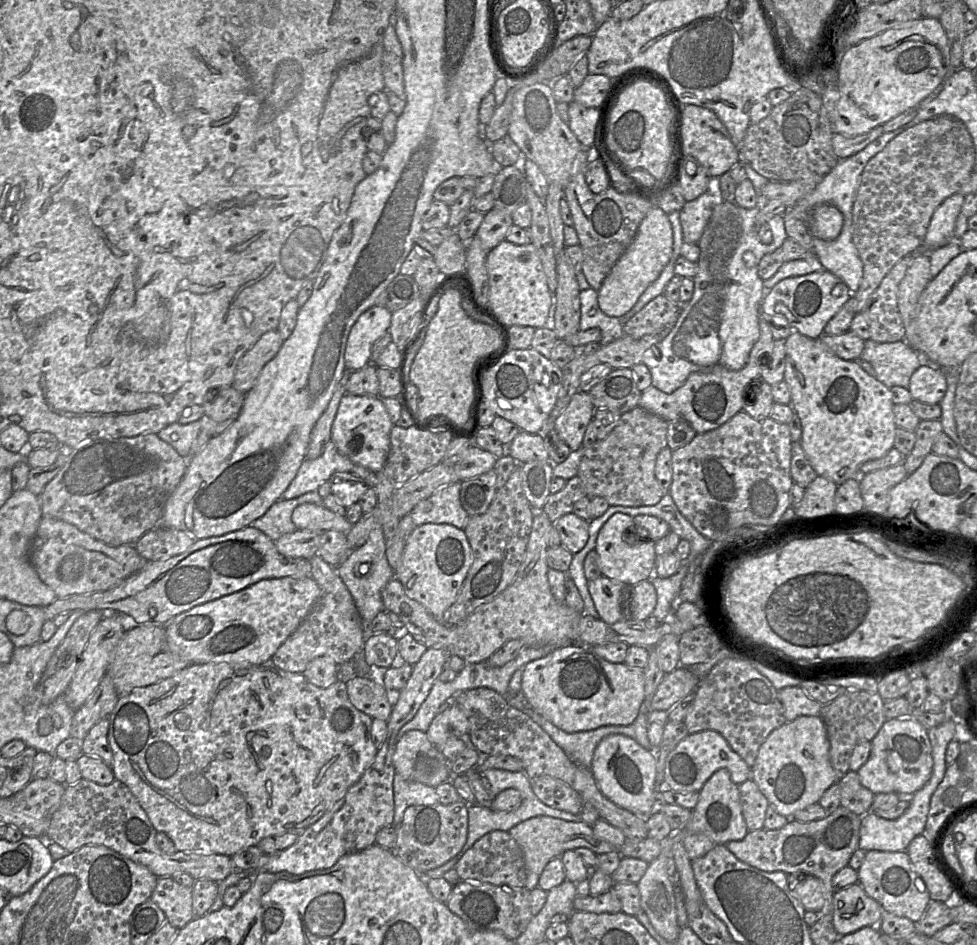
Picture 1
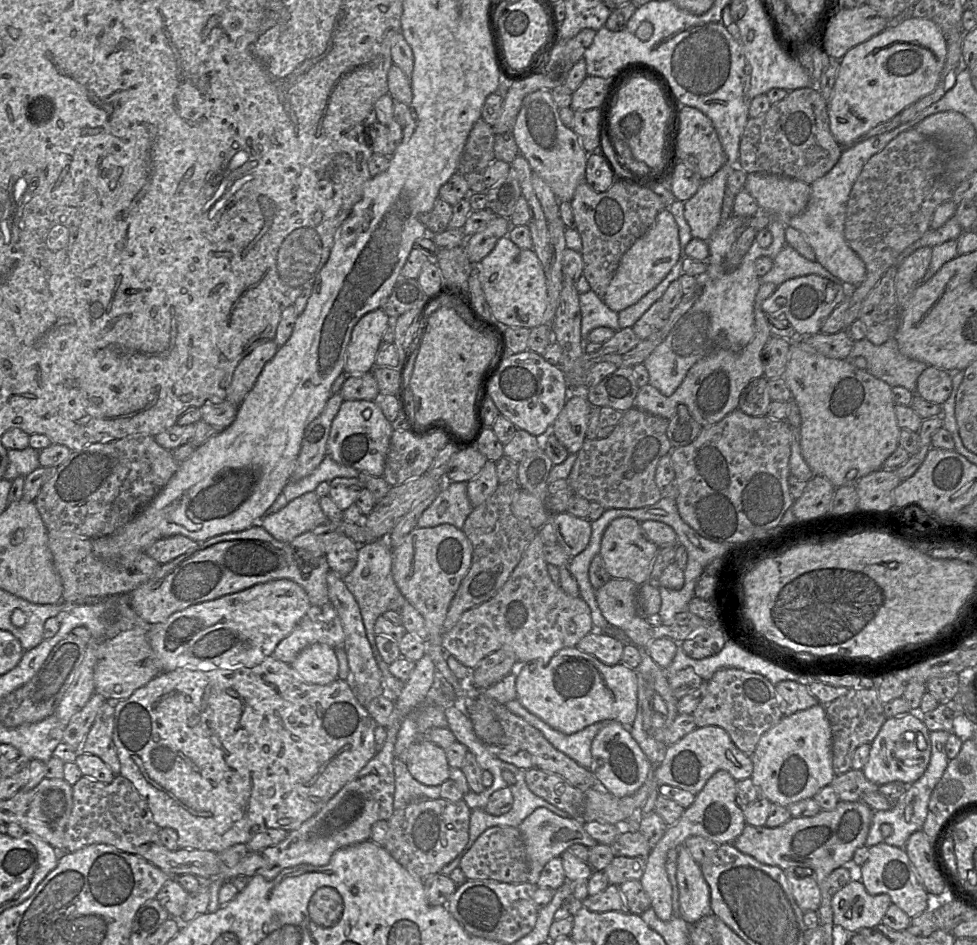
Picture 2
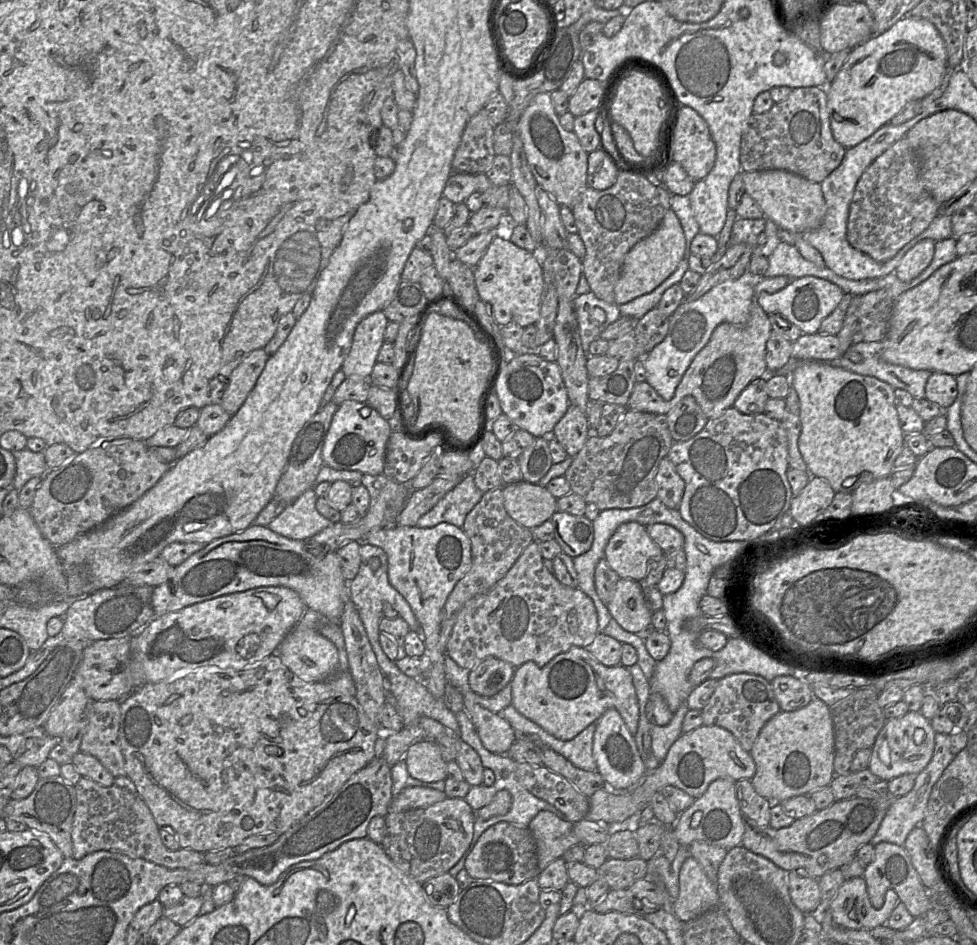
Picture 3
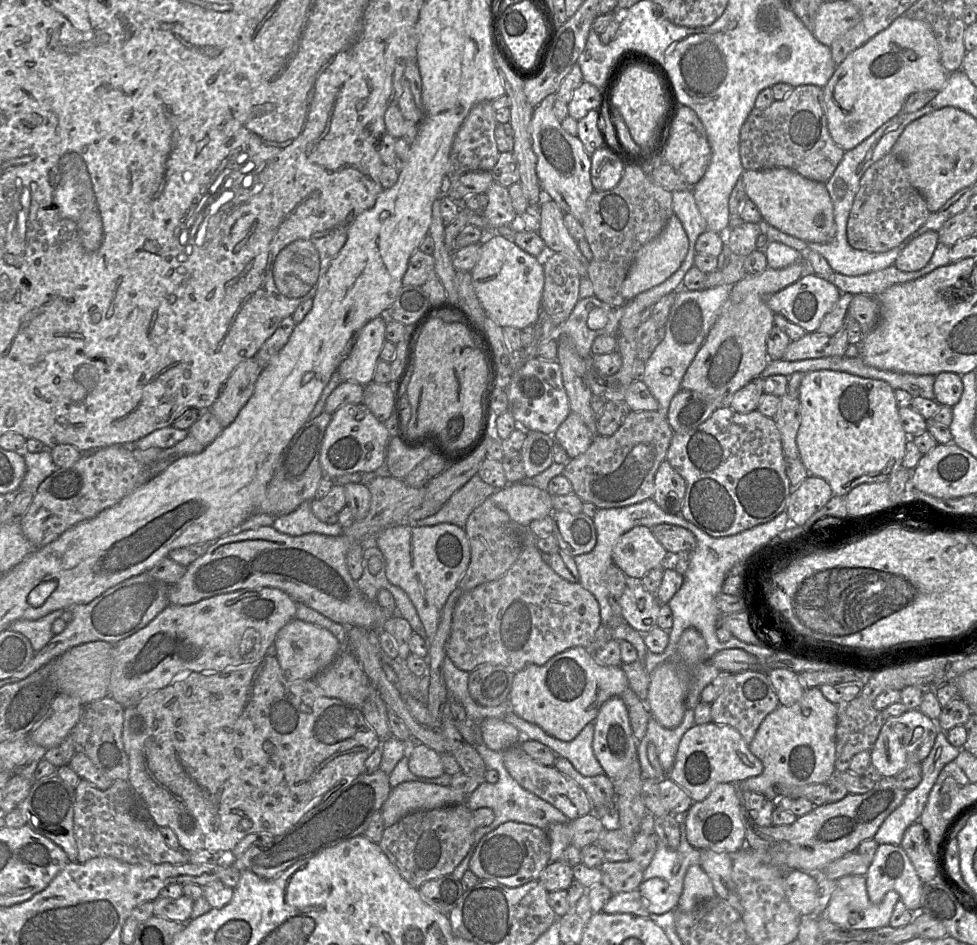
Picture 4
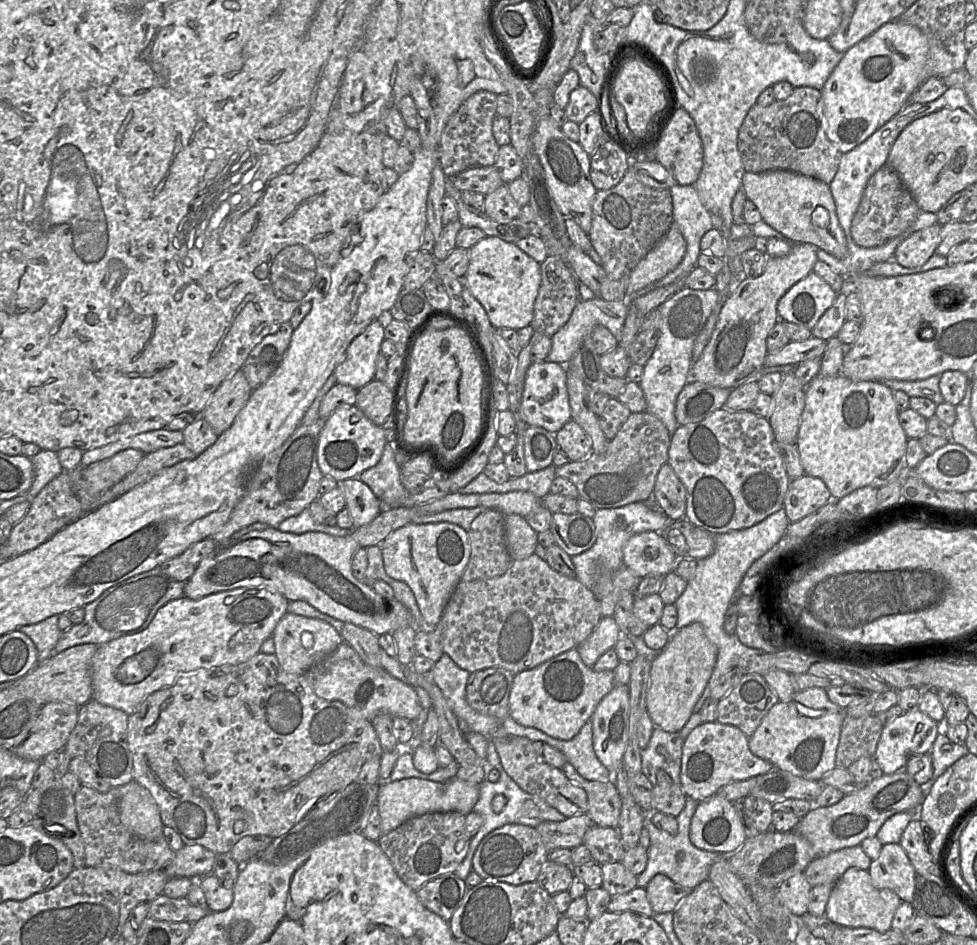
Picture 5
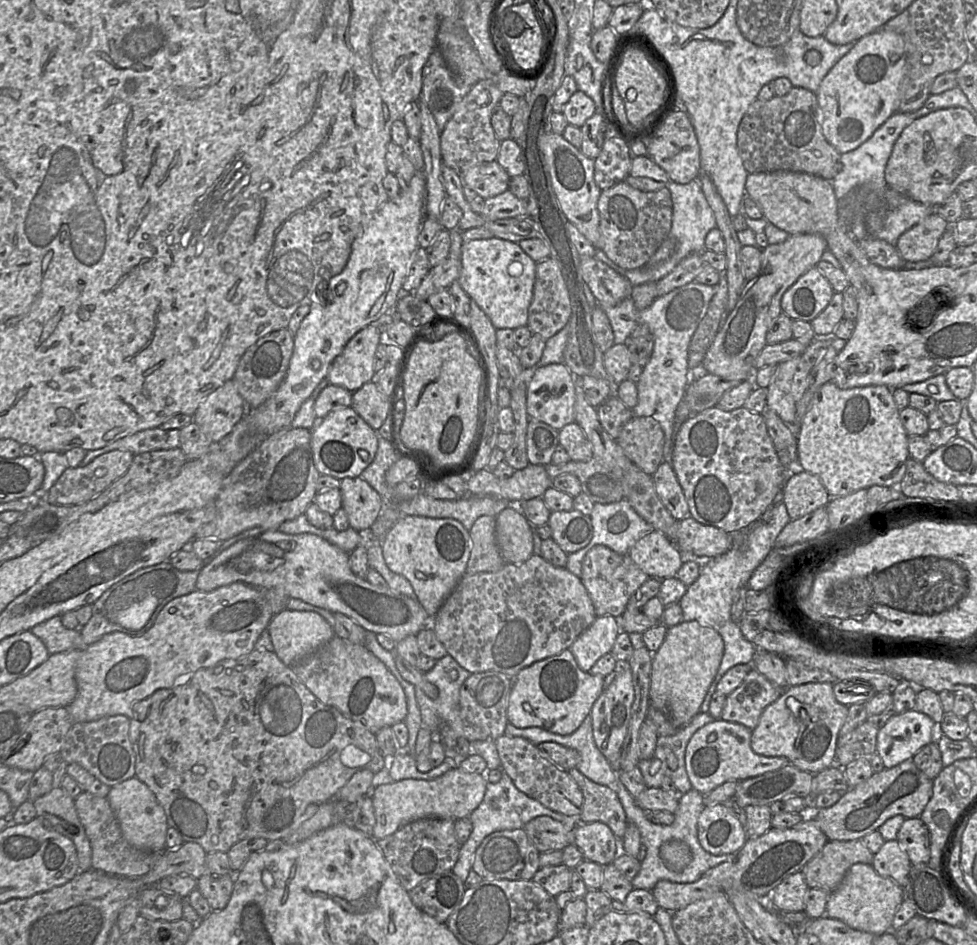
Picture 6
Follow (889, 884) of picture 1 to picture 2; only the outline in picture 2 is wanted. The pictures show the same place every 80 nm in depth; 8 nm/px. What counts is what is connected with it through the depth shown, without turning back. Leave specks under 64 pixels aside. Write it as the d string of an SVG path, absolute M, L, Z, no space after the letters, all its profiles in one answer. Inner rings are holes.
M885 843L869 847L868 859L859 867L859 880L869 894L889 895L892 904L902 909L910 918L921 915L928 908L928 892L916 874L904 848Z

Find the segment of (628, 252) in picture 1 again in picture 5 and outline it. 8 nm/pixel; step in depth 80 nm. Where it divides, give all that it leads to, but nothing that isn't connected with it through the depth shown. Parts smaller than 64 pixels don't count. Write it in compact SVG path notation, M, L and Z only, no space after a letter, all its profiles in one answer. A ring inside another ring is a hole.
M673 222L668 232L636 265L627 284L627 297L662 279L674 270L686 253L686 241Z

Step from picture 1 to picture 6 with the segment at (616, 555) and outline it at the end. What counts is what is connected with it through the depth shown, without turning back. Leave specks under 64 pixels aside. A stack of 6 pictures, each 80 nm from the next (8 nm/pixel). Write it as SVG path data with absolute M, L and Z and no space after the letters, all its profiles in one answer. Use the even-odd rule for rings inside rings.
M651 531L629 550L629 557L649 577L659 580L676 577L685 555L663 533Z

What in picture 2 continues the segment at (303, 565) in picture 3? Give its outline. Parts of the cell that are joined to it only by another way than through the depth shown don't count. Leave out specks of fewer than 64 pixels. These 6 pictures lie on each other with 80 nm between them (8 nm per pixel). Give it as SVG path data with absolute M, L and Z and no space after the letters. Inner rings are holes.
M259 523L243 531L231 532L199 542L195 547L172 561L160 565L157 572L145 583L127 593L132 609L144 625L154 625L165 621L173 613L191 605L213 600L221 596L236 593L259 583L276 579L289 579L306 591L312 606L328 602L327 574L331 571L324 556L314 557L304 549L295 549L290 543L273 538Z

